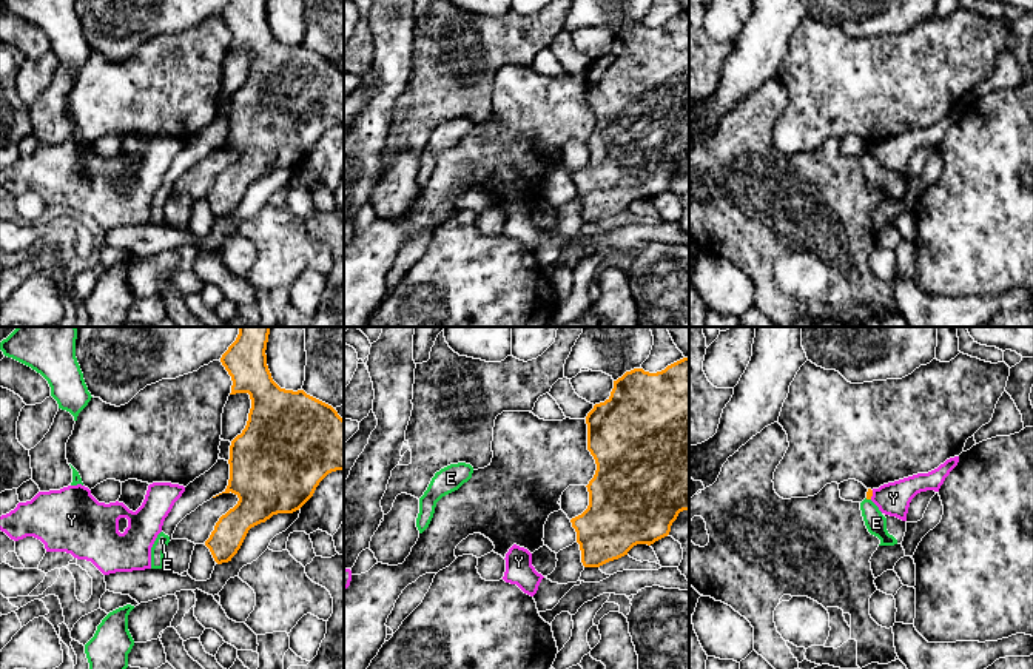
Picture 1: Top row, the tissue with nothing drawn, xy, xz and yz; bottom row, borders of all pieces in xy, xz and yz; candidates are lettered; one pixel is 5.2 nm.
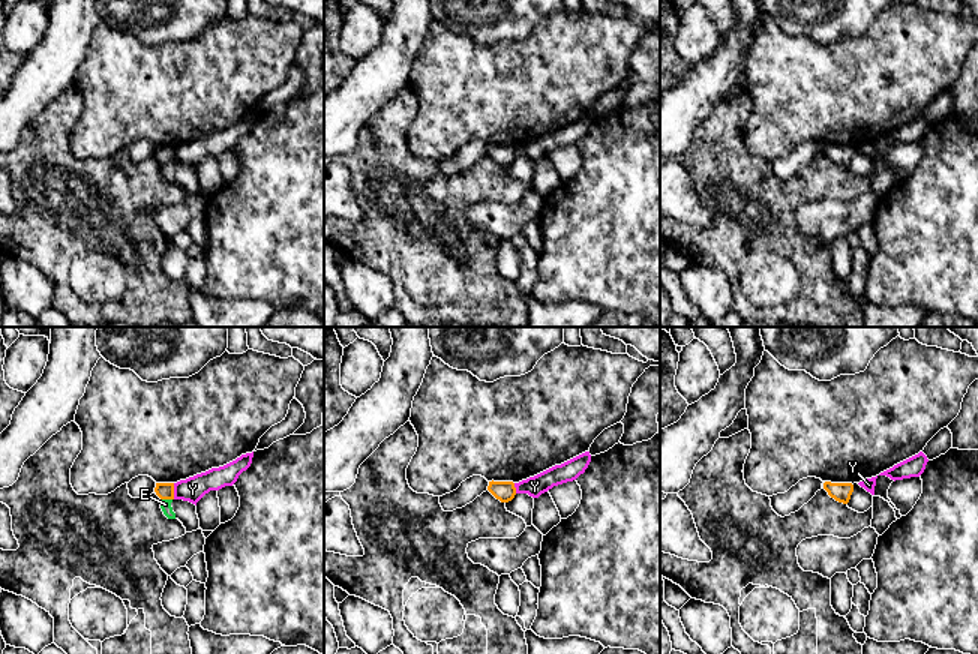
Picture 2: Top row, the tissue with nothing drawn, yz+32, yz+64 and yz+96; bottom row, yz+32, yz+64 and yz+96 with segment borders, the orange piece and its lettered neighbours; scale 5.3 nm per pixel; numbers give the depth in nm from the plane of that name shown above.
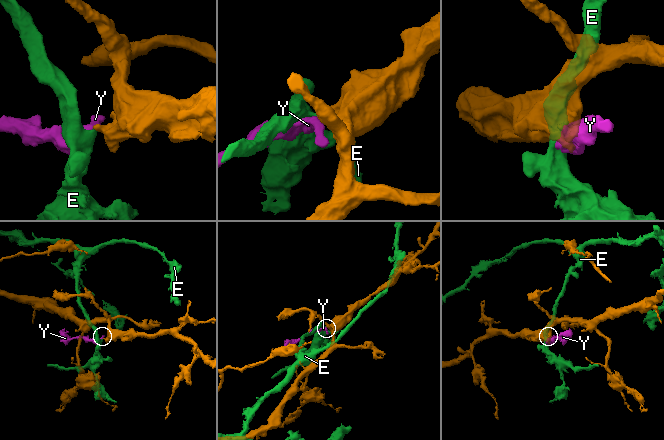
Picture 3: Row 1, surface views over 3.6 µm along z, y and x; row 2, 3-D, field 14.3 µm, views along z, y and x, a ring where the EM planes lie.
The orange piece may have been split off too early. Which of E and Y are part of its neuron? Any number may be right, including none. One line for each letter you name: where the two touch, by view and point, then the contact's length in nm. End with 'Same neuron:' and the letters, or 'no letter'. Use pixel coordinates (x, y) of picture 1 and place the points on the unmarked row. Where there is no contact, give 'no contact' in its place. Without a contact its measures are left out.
Same neuron: no letter

